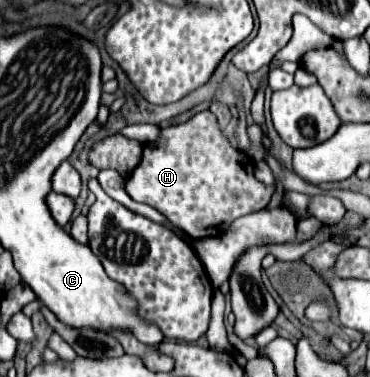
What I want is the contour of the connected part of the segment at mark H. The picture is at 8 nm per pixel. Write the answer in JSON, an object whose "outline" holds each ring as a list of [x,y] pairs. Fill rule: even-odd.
{"outline":[[[205,109],[183,125],[161,129],[157,141],[143,145],[143,159],[139,167],[131,173],[131,177],[125,181],[125,191],[133,201],[157,209],[173,225],[183,229],[191,239],[201,239],[221,235],[235,219],[265,209],[271,203],[277,189],[273,185],[267,187],[255,177],[253,159],[247,157],[243,151],[231,147],[229,139],[223,135],[217,123],[217,117],[209,109]]]}

